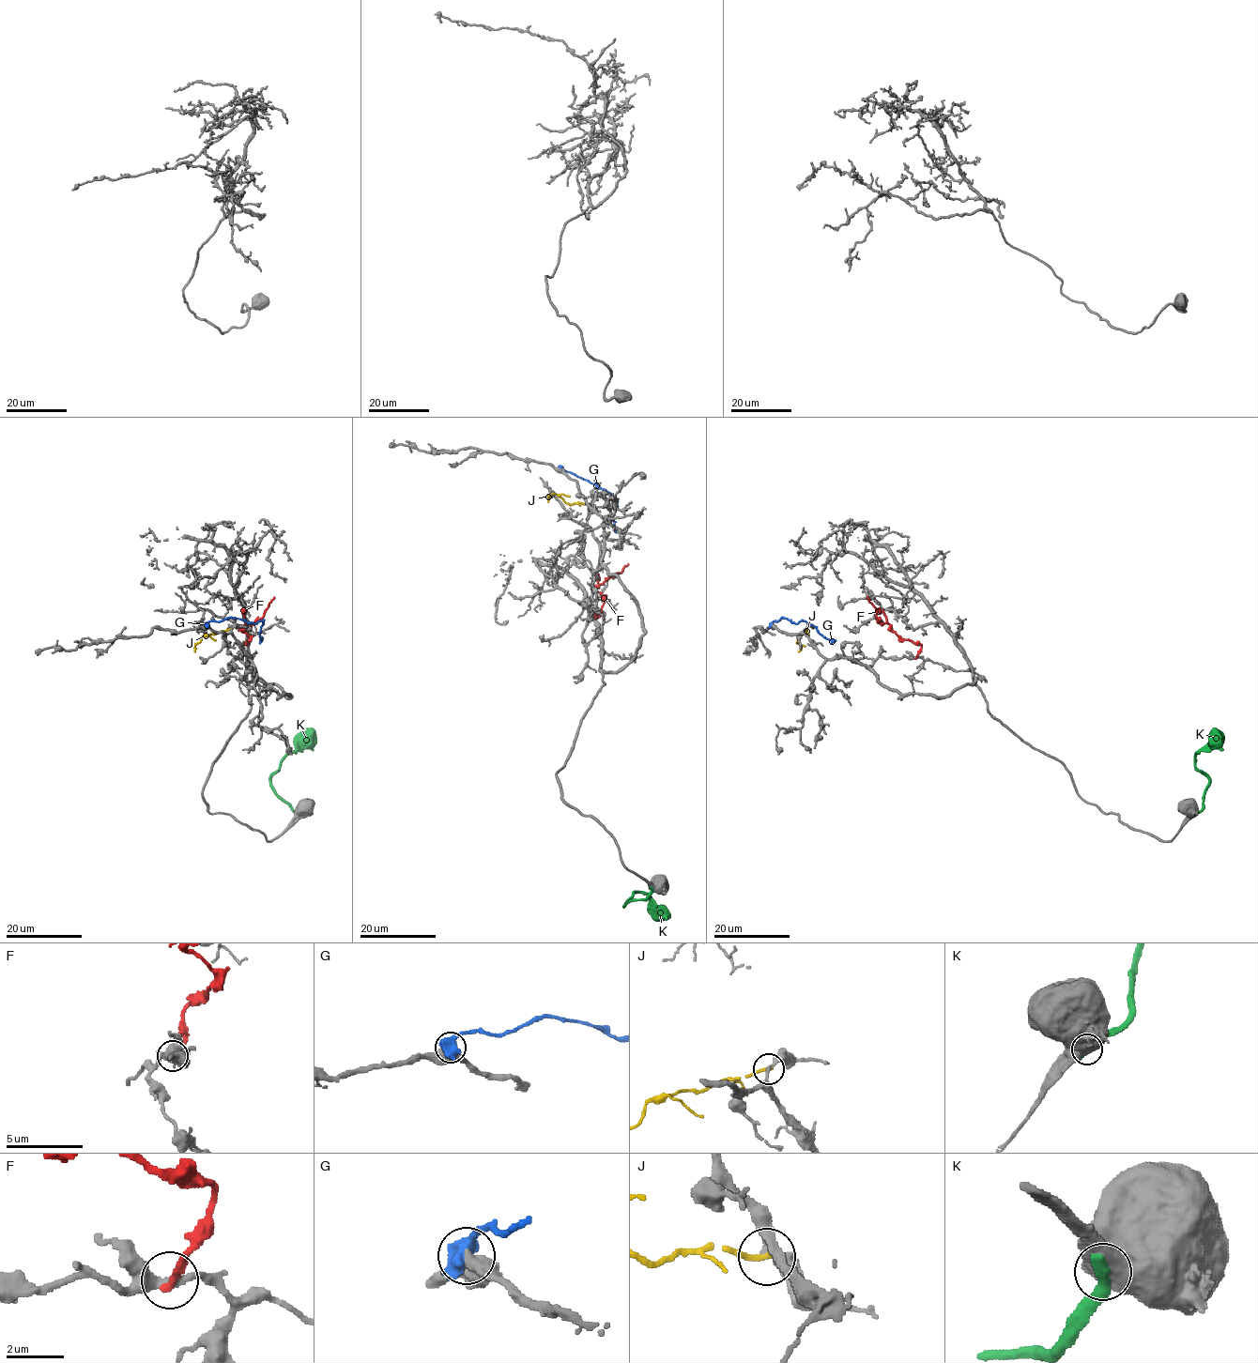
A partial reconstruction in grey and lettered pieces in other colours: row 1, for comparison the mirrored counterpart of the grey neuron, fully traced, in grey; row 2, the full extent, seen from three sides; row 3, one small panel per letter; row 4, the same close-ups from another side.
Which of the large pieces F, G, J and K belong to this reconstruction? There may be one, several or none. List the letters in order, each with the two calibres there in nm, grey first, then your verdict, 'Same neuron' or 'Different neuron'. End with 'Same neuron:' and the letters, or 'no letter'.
F: Thickness 320 nm (grey) against 280 nm. Different neuron
G: Thickness 600 nm (grey) against 800 nm. Different neuron
J: Thickness 240 nm (grey) against 220 nm. Different neuron
K: Thickness 750 nm (grey) against 480 nm. Different neuron
Same neuron: no letter

